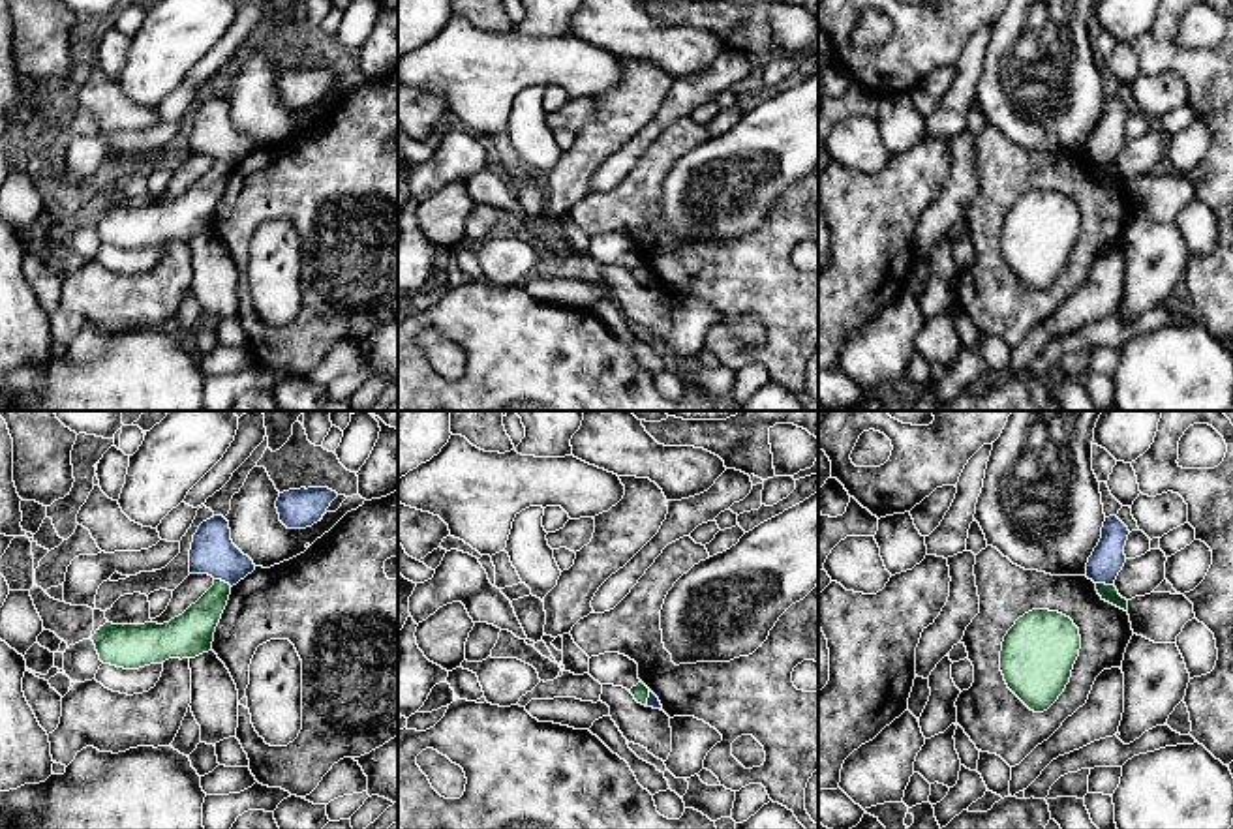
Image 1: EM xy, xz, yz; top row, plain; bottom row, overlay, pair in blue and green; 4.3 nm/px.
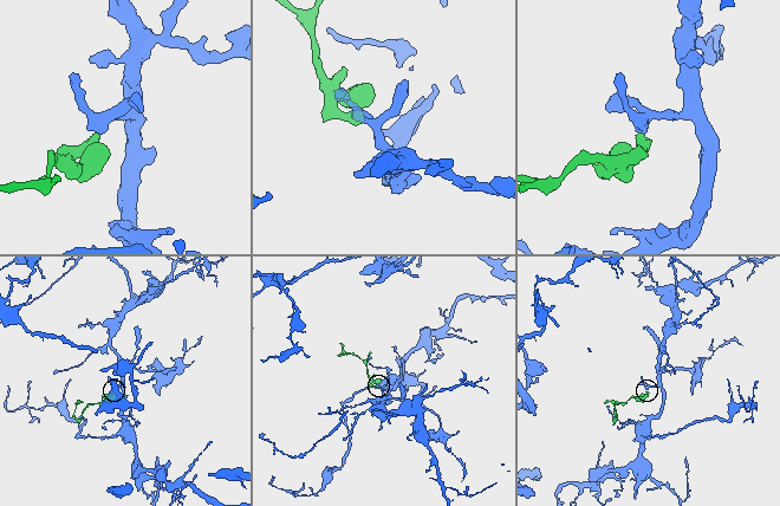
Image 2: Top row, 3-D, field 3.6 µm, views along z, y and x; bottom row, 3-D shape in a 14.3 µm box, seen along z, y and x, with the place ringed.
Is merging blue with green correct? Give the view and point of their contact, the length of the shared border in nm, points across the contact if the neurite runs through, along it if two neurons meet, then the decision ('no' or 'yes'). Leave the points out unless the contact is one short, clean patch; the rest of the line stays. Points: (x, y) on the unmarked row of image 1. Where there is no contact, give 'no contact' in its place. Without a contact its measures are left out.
meets blue in yz at (1106, 164); contact 80 nm long; border along yz (1096, 162), (1113, 165); no

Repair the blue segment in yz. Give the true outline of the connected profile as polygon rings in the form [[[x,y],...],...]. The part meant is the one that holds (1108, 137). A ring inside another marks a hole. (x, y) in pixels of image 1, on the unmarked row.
[[[1117,96],[1105,98],[1102,118],[1087,143],[1085,156],[1088,159],[1094,163],[1115,165],[1115,159],[1126,143],[1124,126],[1128,114],[1128,107]]]

